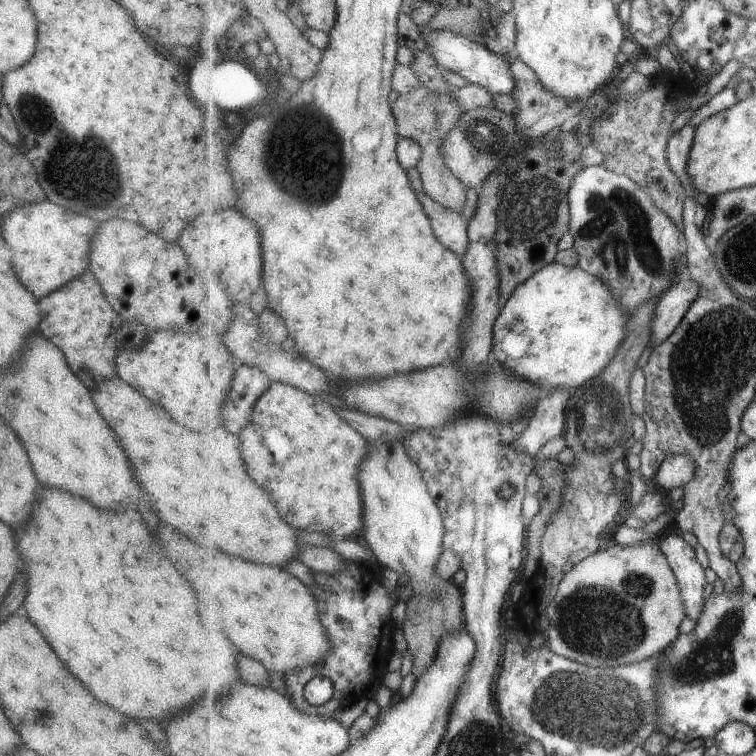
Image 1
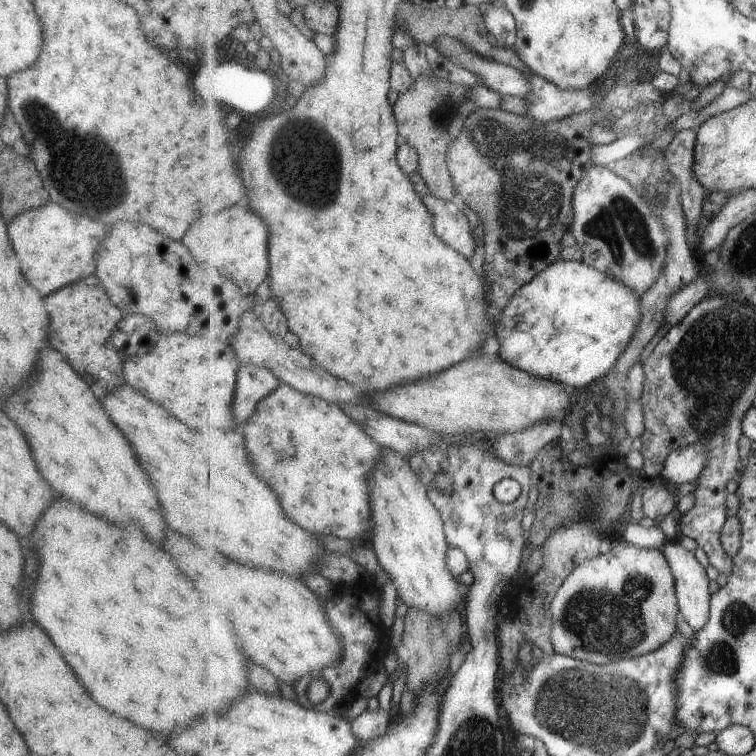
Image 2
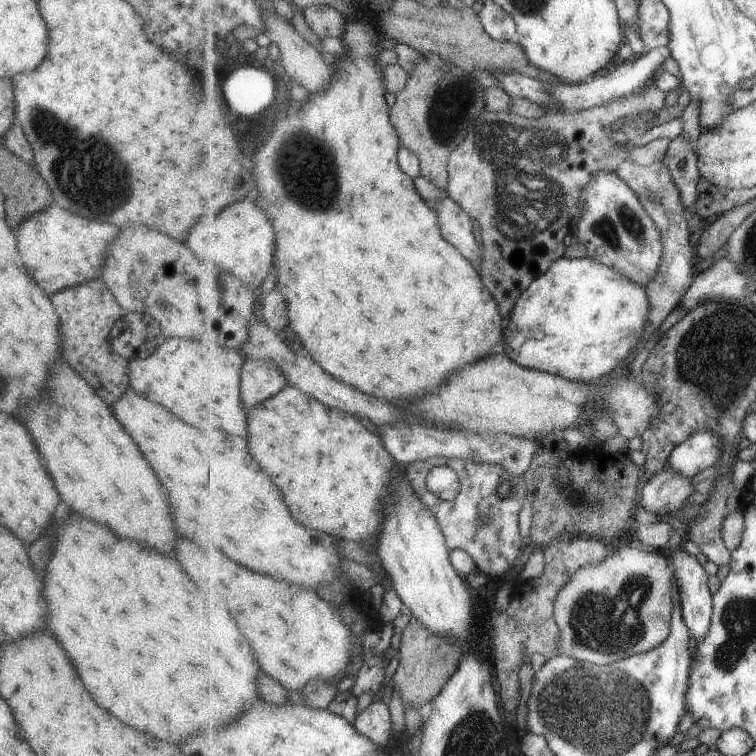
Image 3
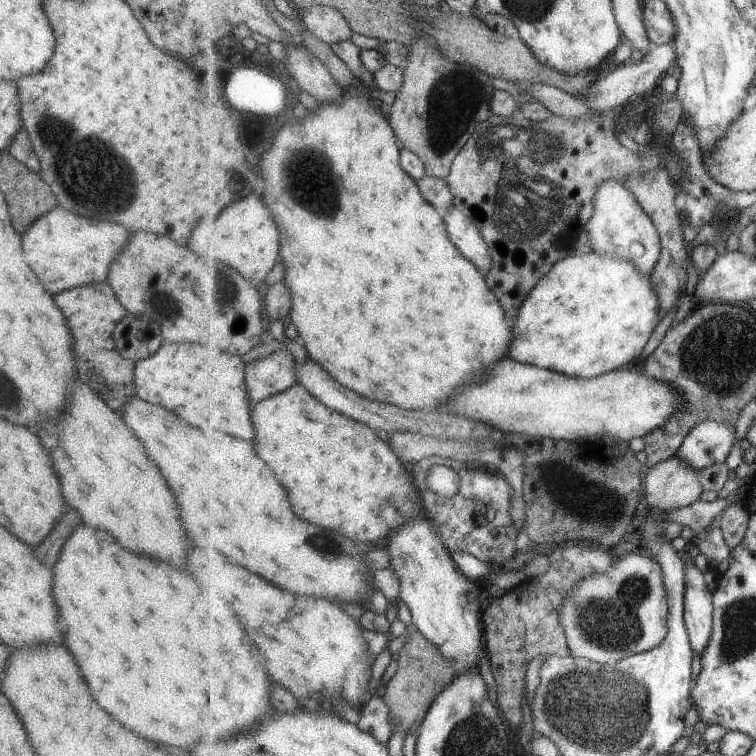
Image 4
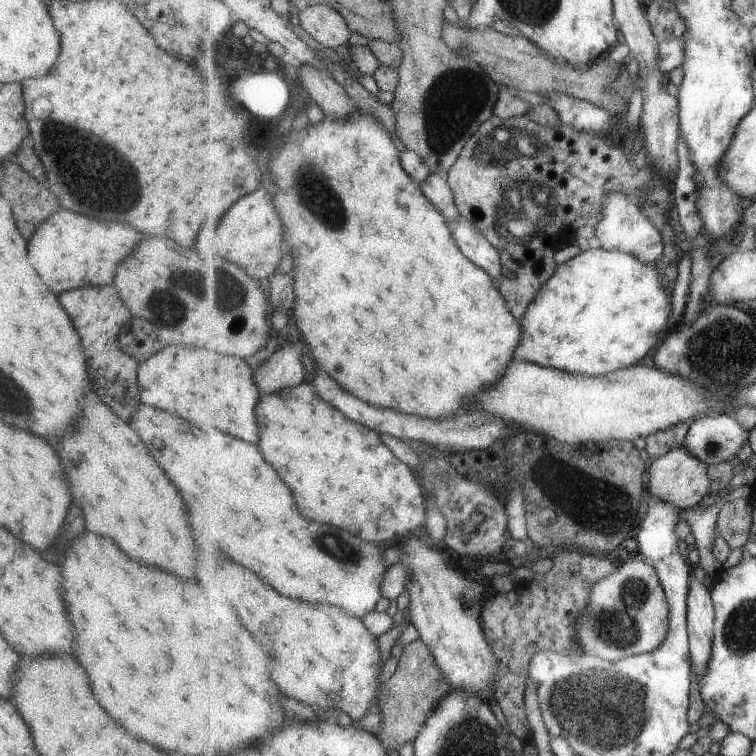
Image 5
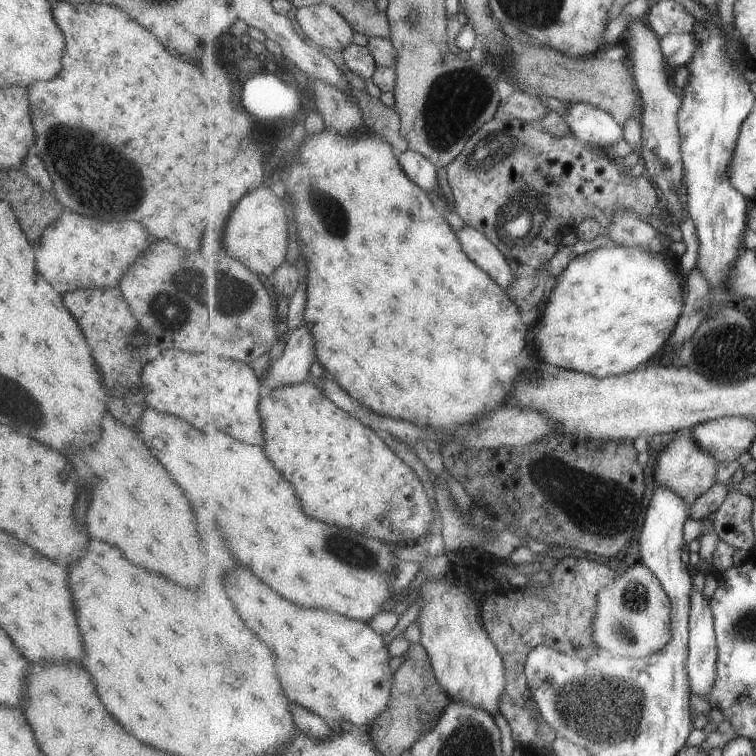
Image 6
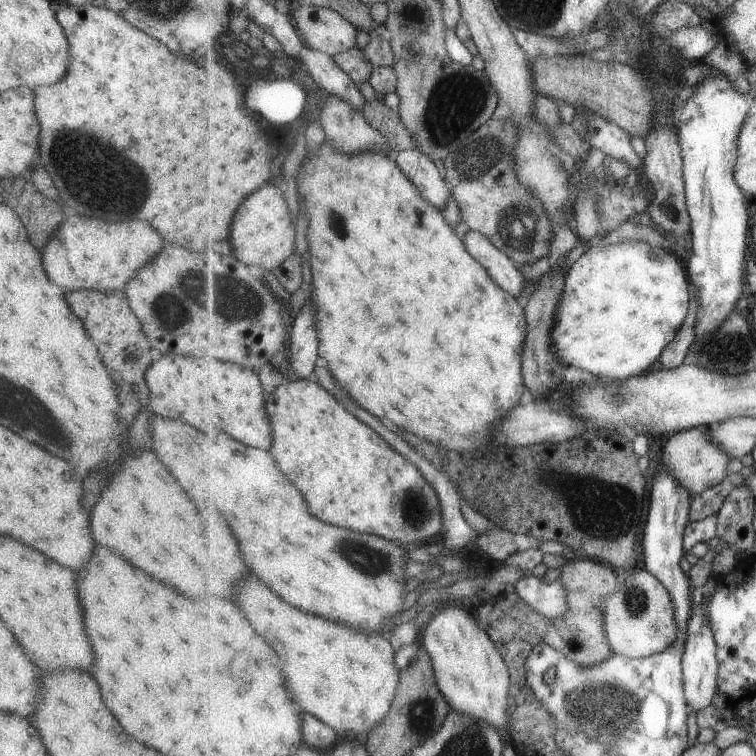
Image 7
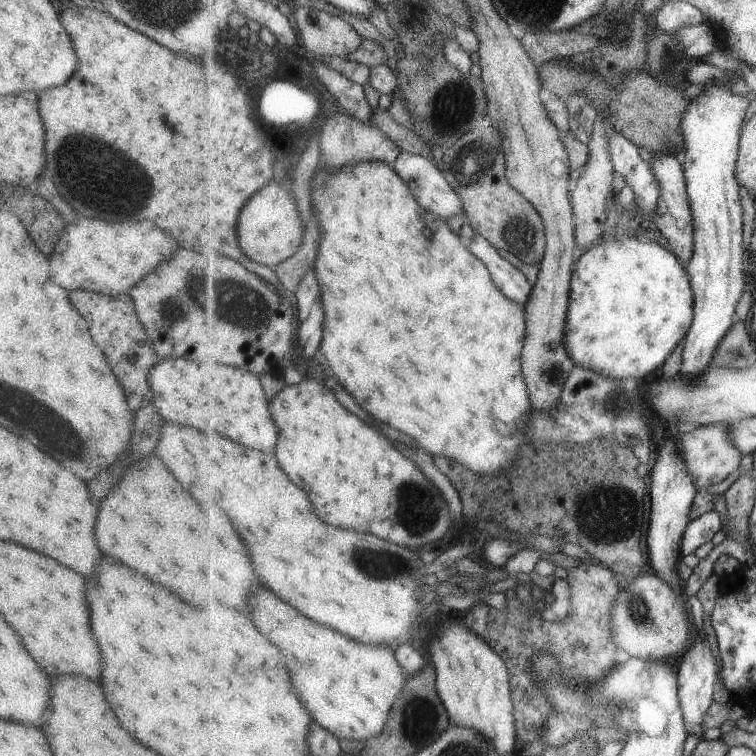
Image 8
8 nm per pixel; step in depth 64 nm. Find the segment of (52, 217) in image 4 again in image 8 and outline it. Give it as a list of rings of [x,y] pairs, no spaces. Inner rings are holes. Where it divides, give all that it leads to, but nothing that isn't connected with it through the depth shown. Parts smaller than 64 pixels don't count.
[[[77,216],[61,232],[53,254],[49,256],[49,270],[53,282],[65,290],[93,290],[107,296],[126,294],[145,274],[169,260],[178,246],[175,240],[147,220],[135,224],[113,224]]]

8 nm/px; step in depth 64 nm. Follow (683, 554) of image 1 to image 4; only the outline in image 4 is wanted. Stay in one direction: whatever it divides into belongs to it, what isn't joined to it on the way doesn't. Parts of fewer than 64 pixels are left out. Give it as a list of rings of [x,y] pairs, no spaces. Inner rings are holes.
[[[685,556],[685,622],[693,650],[699,657],[709,646],[714,626],[713,593],[707,588],[704,574]]]

